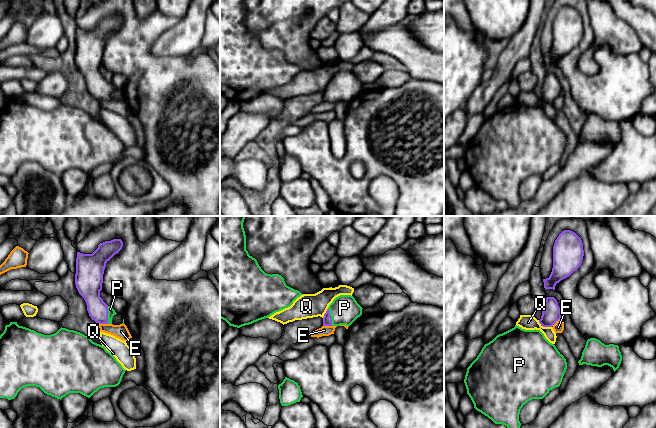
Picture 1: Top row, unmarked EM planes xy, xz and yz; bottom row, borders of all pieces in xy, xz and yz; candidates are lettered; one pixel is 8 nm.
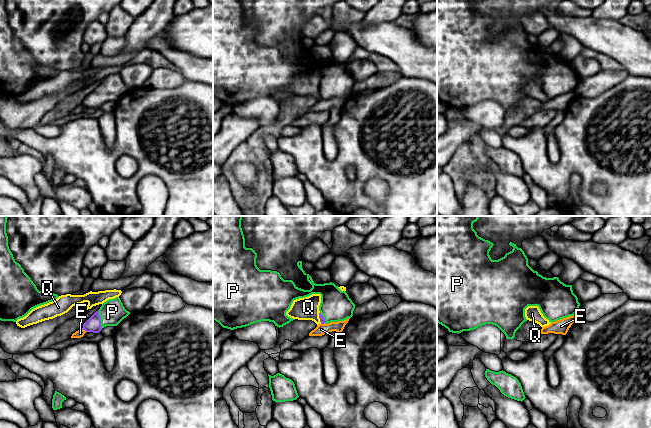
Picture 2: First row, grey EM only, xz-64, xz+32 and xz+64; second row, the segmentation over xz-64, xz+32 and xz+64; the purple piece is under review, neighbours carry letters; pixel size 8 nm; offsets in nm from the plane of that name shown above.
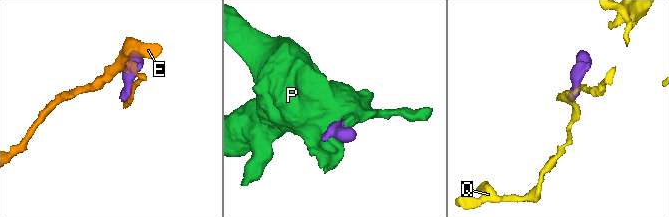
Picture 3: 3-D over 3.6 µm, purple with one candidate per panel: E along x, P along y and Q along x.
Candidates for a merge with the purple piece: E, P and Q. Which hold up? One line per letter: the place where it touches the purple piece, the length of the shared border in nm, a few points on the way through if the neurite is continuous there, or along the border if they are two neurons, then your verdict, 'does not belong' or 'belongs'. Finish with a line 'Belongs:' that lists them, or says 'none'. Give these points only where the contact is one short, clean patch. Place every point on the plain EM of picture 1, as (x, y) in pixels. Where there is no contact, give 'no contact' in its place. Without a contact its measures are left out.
E: yz (555, 98) | 110 nm | along yz (560, 93), (552, 103) | does not belong
P: xy (107, 91) | 140 nm | across xy (90, 65), (93, 77), (107, 91), (111, 88) | belongs
Q: yz (544, 102) | 130 nm | along yz (538, 96), (543, 102), (551, 103) | does not belong
Belongs: P

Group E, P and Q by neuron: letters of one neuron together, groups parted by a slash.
E / P / Q

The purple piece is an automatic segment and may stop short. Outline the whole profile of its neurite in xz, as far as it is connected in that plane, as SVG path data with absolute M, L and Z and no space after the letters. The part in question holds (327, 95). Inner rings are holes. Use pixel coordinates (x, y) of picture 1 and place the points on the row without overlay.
M340 71L329 81L323 93L323 102L350 102L362 91L362 83L351 71Z

